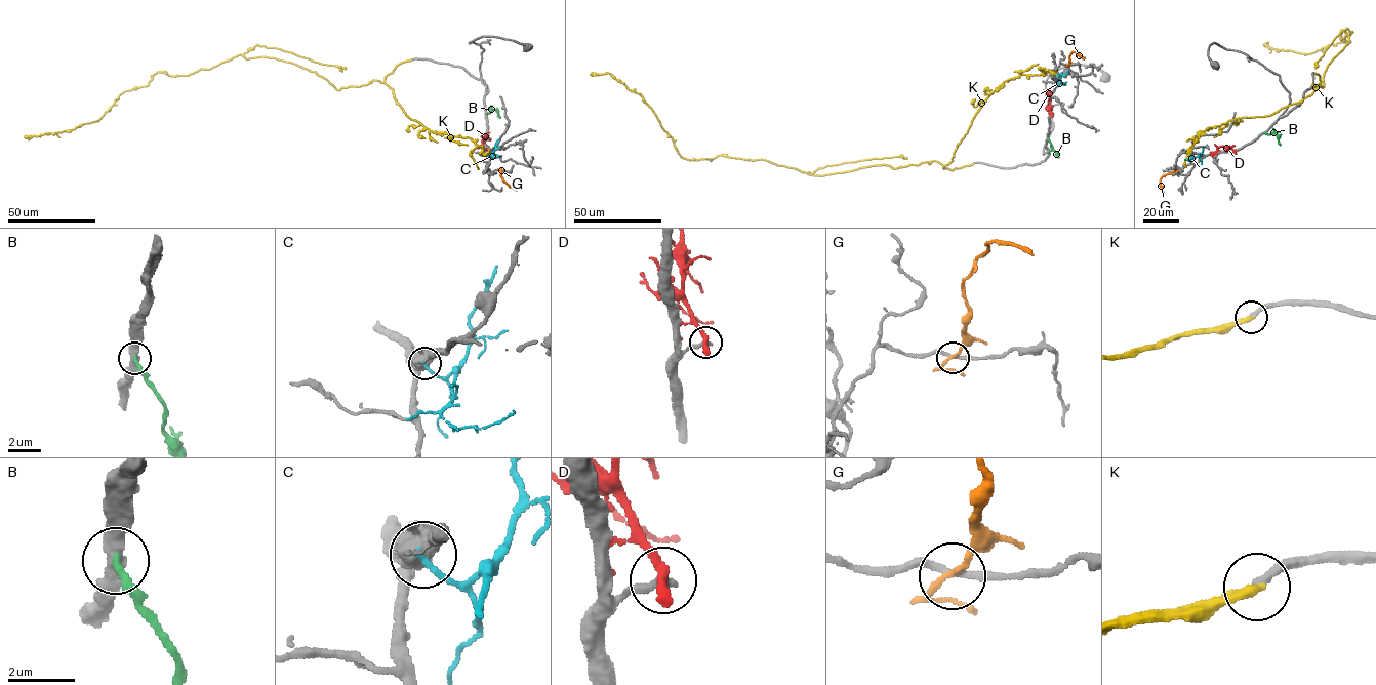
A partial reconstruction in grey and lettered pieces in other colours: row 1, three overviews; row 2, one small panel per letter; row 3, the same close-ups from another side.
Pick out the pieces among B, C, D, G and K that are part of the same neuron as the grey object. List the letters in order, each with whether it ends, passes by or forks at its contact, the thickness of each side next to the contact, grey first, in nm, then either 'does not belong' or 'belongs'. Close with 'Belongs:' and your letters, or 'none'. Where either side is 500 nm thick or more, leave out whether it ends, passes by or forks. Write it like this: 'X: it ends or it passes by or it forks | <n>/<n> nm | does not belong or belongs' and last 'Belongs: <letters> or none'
B: it ends | 400/220 nm | does not belong
C: it ends | 440/170 nm | does not belong
D: it ends | 260/360 nm | does not belong
G: it passes by | 200/170 nm | does not belong
K: it ends | 280/320 nm | belongs
Belongs: K

